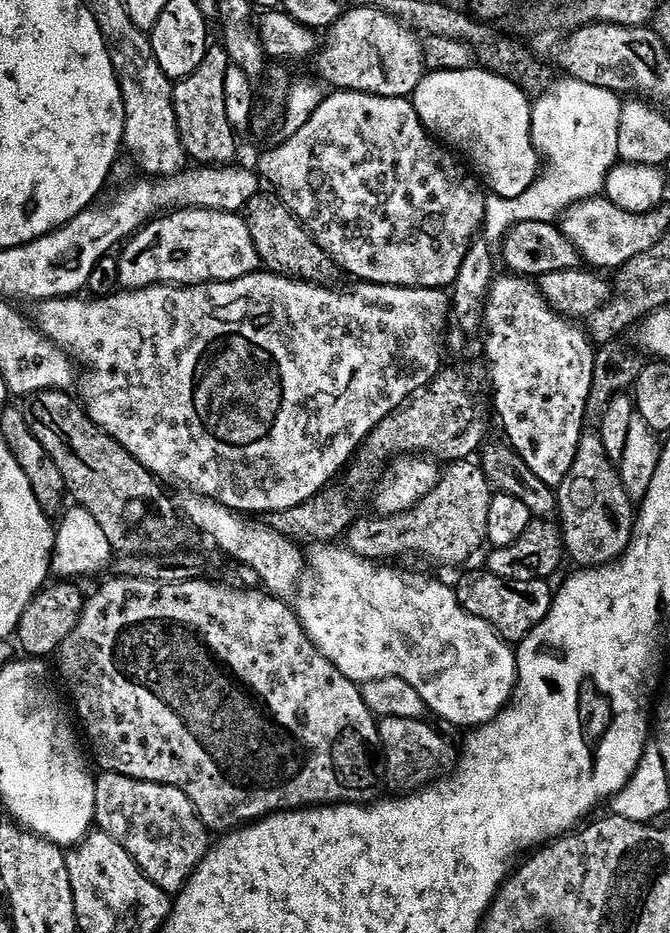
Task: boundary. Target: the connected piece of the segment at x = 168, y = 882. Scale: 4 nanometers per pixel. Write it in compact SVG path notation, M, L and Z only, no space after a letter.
M101 771L96 776L96 818L95 827L110 834L134 858L134 862L163 892L178 894L194 874L194 870L204 861L210 847L210 830L200 821L195 806L181 788L169 784L155 784L149 780L126 778L122 774Z

